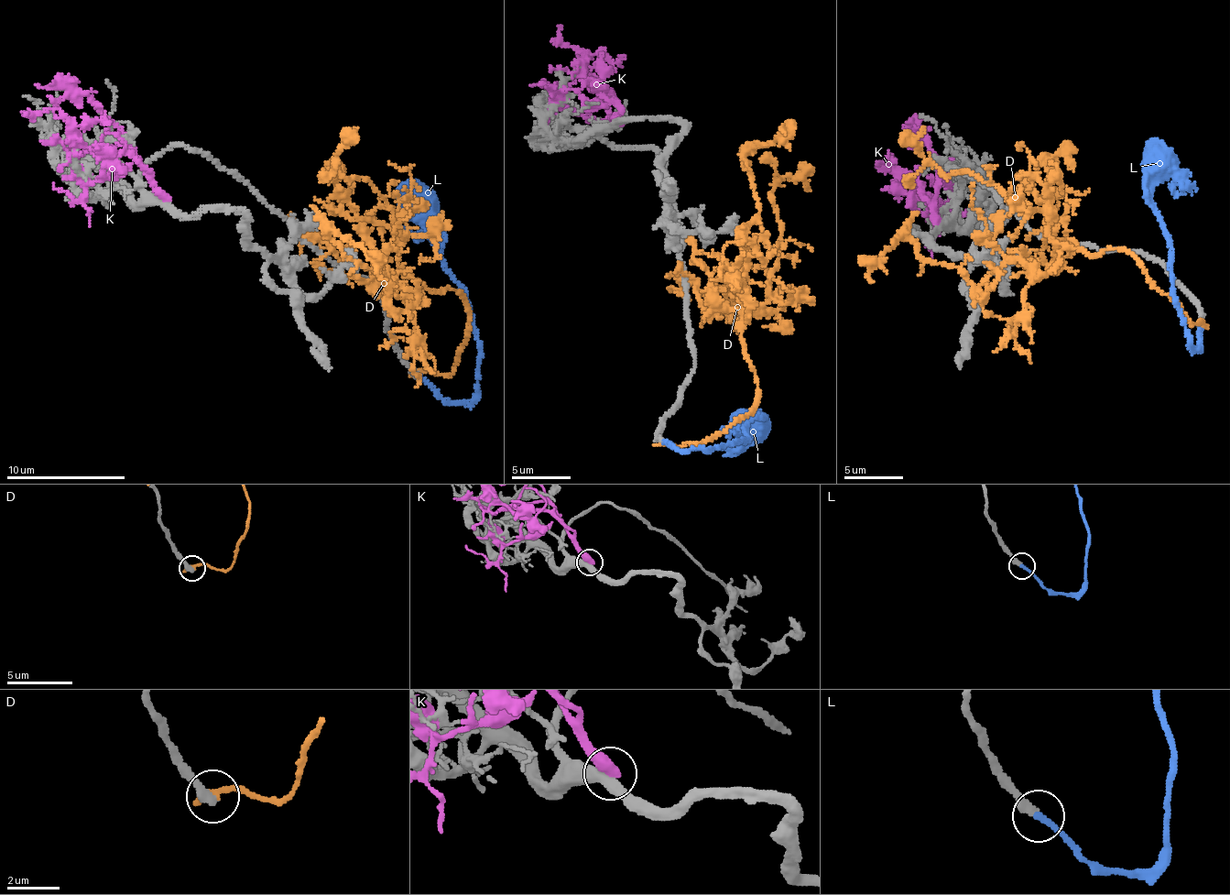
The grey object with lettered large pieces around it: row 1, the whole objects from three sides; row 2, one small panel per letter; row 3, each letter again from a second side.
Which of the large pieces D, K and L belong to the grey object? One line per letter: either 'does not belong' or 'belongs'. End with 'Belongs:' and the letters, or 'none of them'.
D: does not belong
K: does not belong
L: belongs
Belongs: L

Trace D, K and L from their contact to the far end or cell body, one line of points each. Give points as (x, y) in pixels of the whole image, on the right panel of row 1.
D: (1201, 324), (1109, 248), (1061, 251), (1044, 273), (1012, 259), (986, 293), (902, 235), (873, 281)
K: (939, 223), (923, 186), (916, 191), (888, 154), (892, 155), (888, 166), (876, 167)
L: (1200, 330), (1201, 348), (1191, 346), (1177, 298), (1170, 240), (1151, 198), (1147, 165), (1156, 144)

